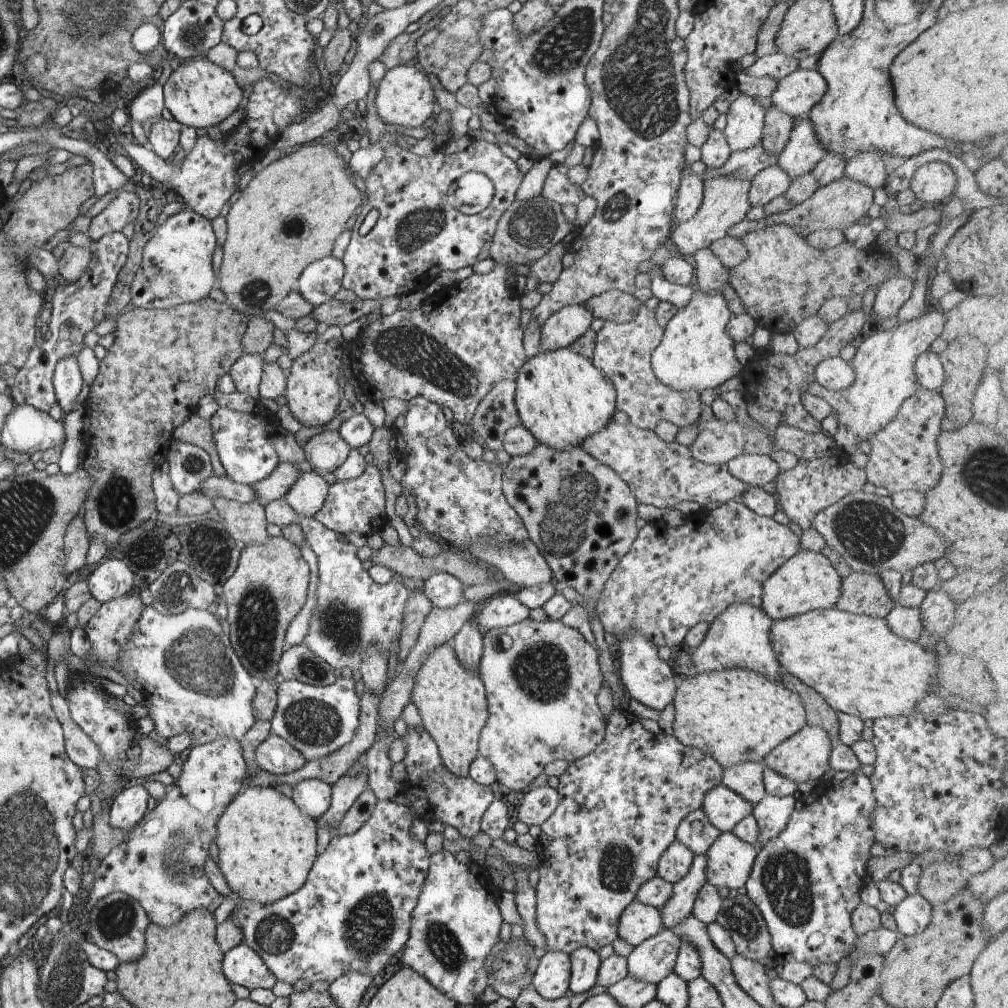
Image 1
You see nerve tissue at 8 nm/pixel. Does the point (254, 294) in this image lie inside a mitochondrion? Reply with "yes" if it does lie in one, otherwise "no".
yes

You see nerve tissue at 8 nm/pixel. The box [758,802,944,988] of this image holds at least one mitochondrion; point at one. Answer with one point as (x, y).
(786, 884)

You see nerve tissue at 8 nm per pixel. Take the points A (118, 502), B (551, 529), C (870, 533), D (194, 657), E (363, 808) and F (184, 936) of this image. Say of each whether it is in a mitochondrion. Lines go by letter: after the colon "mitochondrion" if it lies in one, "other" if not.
A: mitochondrion
B: mitochondrion
C: mitochondrion
D: mitochondrion
E: other
F: other

